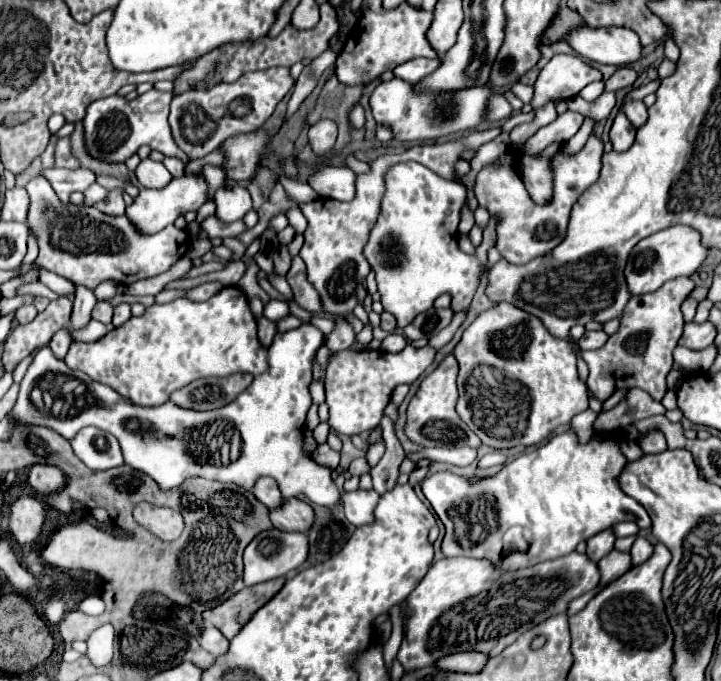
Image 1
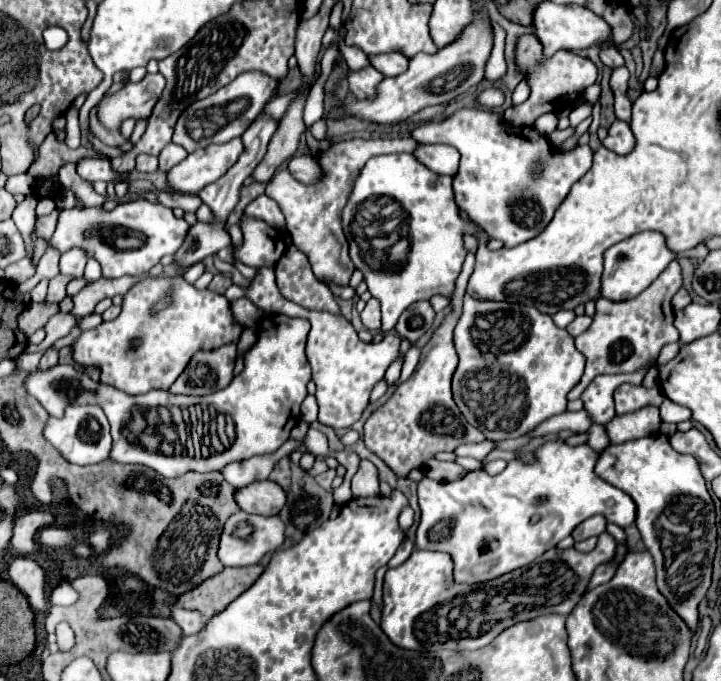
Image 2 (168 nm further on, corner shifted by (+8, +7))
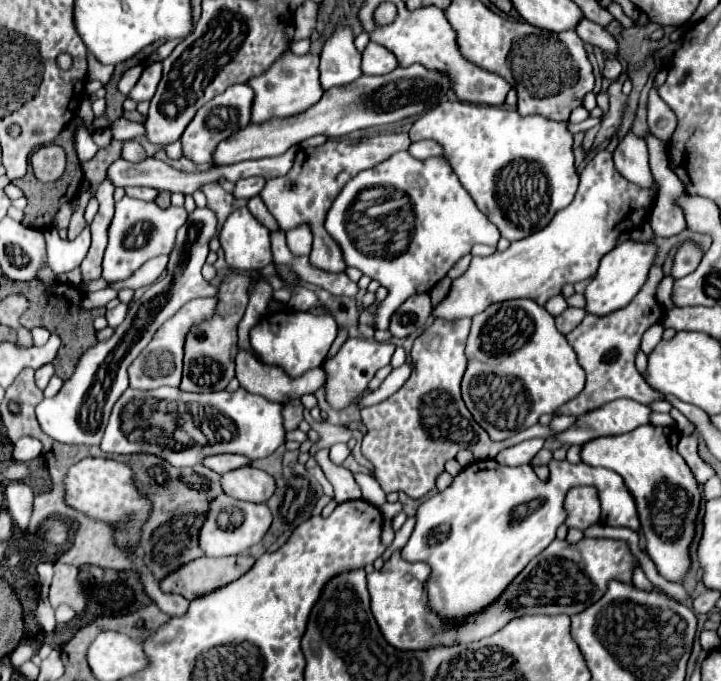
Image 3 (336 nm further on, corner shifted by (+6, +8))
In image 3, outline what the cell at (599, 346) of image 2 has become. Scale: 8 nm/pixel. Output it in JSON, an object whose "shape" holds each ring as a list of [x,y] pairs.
{"shape":[[[660,249],[656,265],[652,267],[648,281],[644,283],[644,289],[634,297],[634,301],[630,301],[624,309],[612,311],[610,315],[604,315],[604,317],[586,315],[586,319],[568,335],[568,341],[578,355],[578,363],[586,371],[586,387],[578,397],[574,397],[572,401],[568,401],[566,405],[562,405],[558,409],[560,415],[582,415],[586,411],[598,409],[600,405],[604,405],[608,401],[622,399],[622,397],[640,401],[644,405],[648,405],[654,399],[660,399],[660,395],[654,393],[644,383],[644,379],[636,371],[634,361],[636,361],[636,353],[640,351],[640,341],[642,341],[642,335],[646,333],[646,329],[650,329],[650,325],[660,323],[664,319],[664,309],[660,307],[660,303],[656,299],[658,285],[664,279],[664,271],[662,271],[664,255],[668,255],[668,251]]]}

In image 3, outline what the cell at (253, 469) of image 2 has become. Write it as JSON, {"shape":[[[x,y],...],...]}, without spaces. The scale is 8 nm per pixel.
{"shape":[[[212,455],[206,457],[204,465],[220,475],[224,475],[226,471],[234,471],[238,467],[248,467],[252,465],[252,459],[246,459],[244,455]]]}

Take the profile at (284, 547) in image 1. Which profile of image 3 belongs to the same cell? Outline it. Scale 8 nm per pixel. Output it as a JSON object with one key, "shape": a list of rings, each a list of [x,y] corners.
{"shape":[[[220,495],[212,501],[210,513],[206,517],[206,525],[200,531],[200,545],[202,551],[210,557],[224,557],[224,555],[246,555],[254,545],[258,545],[266,531],[270,529],[272,515],[266,505],[256,505],[248,501],[238,501],[228,495]]]}

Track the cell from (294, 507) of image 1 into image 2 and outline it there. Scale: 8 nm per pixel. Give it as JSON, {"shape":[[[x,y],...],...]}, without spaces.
{"shape":[[[262,480],[238,488],[234,492],[234,500],[244,512],[272,516],[284,506],[284,490],[272,480]]]}

